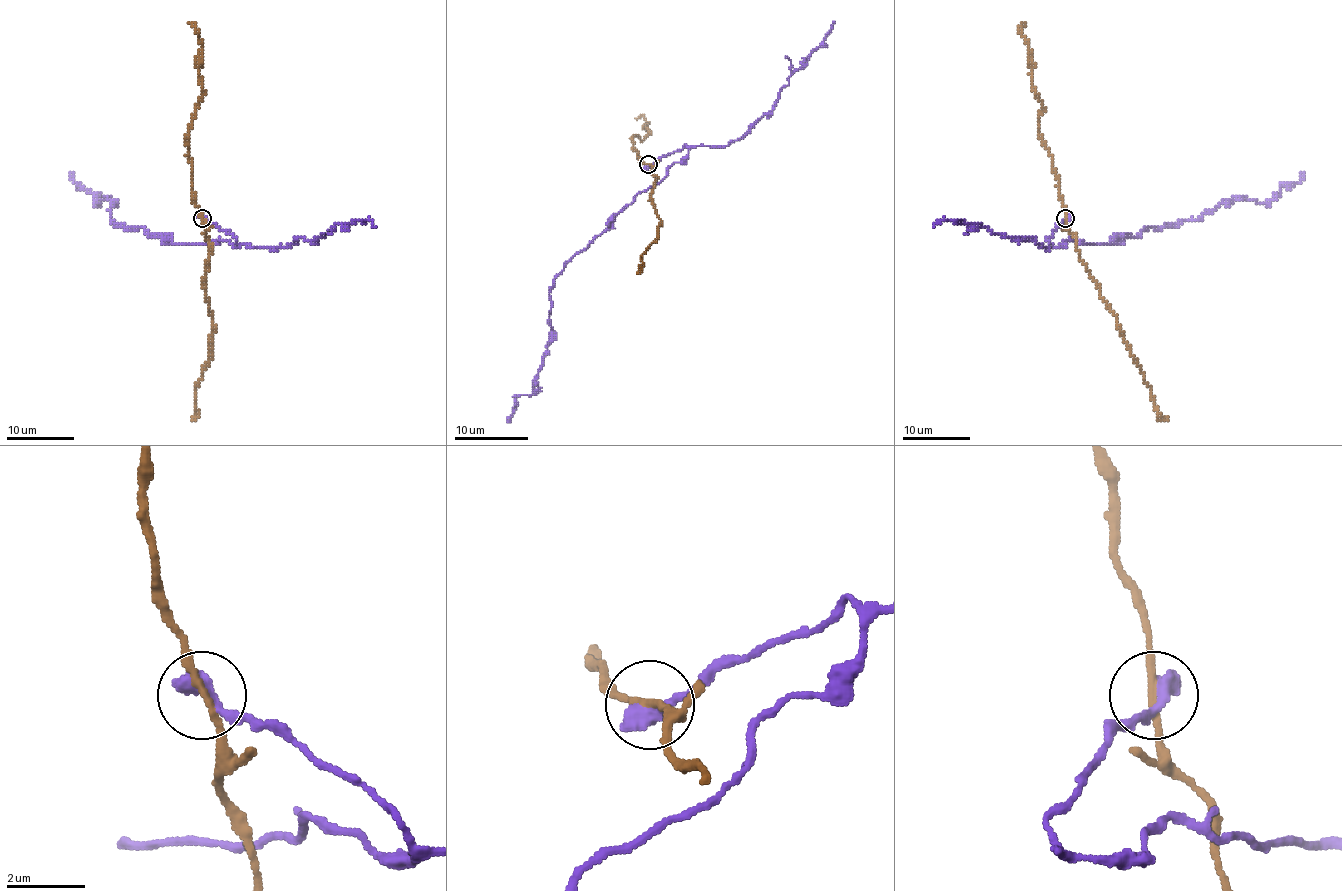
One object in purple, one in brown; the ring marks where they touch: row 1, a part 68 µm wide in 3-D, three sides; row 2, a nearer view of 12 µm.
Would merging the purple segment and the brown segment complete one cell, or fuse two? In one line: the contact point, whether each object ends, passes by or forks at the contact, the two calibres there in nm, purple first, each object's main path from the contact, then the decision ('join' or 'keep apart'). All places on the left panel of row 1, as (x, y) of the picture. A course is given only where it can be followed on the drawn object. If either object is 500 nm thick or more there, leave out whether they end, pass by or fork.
place (202, 218); purple ends; brown passes by; calibres 480 and 170 nm; course purple (201, 217), (239, 246), (218, 239), (174, 244), (142, 227), (116, 226), (108, 197), (98, 202), (70, 173); course brown (201, 217), (211, 255), (205, 297), (213, 317), (213, 334), (211, 357), (194, 394), (196, 416), (191, 421); keep apart

